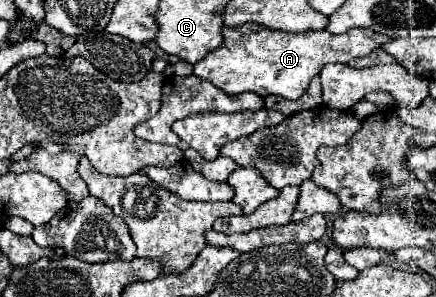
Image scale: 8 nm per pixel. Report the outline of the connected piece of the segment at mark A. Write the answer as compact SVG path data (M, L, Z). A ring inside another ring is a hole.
M254 22L242 24L238 28L224 26L224 44L208 54L200 62L194 64L194 74L198 78L210 80L214 86L224 90L226 94L242 94L242 92L256 92L260 96L276 94L288 100L298 100L310 80L320 74L320 70L330 62L348 64L354 58L364 58L376 48L384 46L390 38L378 34L374 30L354 28L346 34L330 34L328 30L322 32L282 32L270 30L266 26L258 26Z

